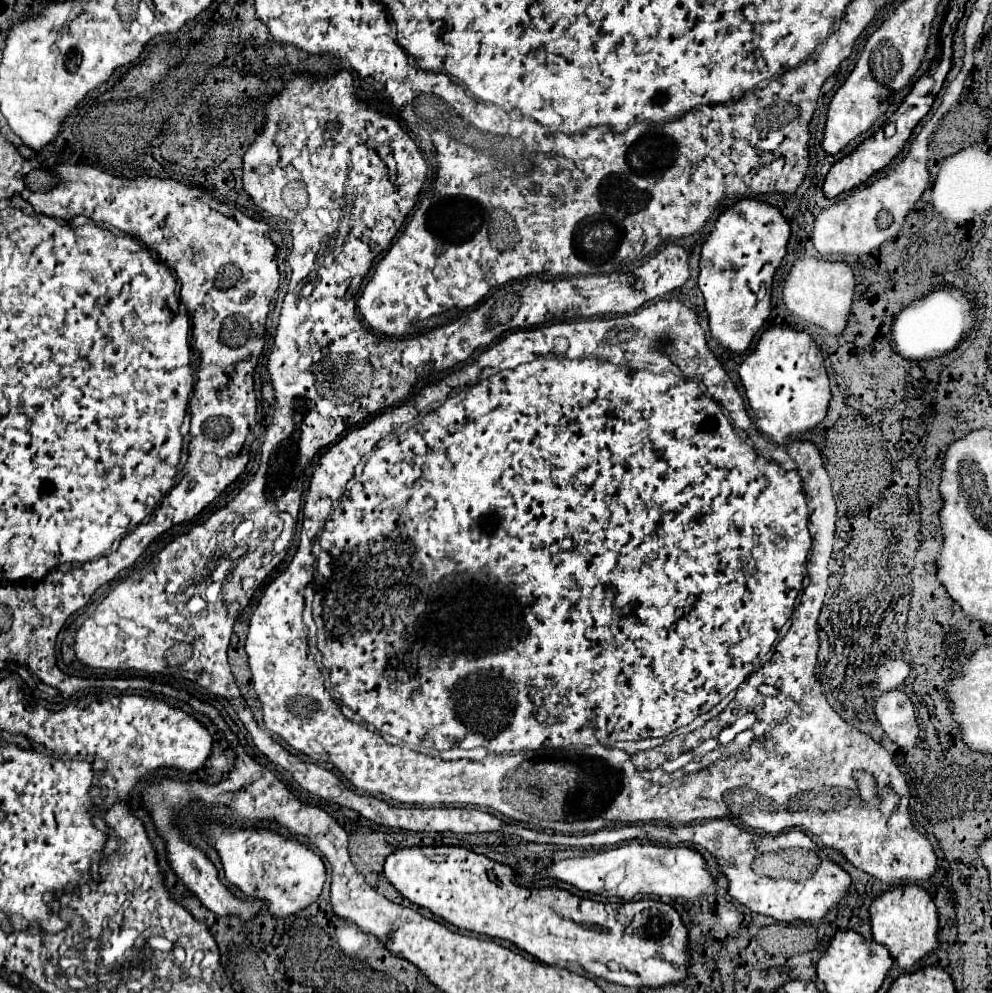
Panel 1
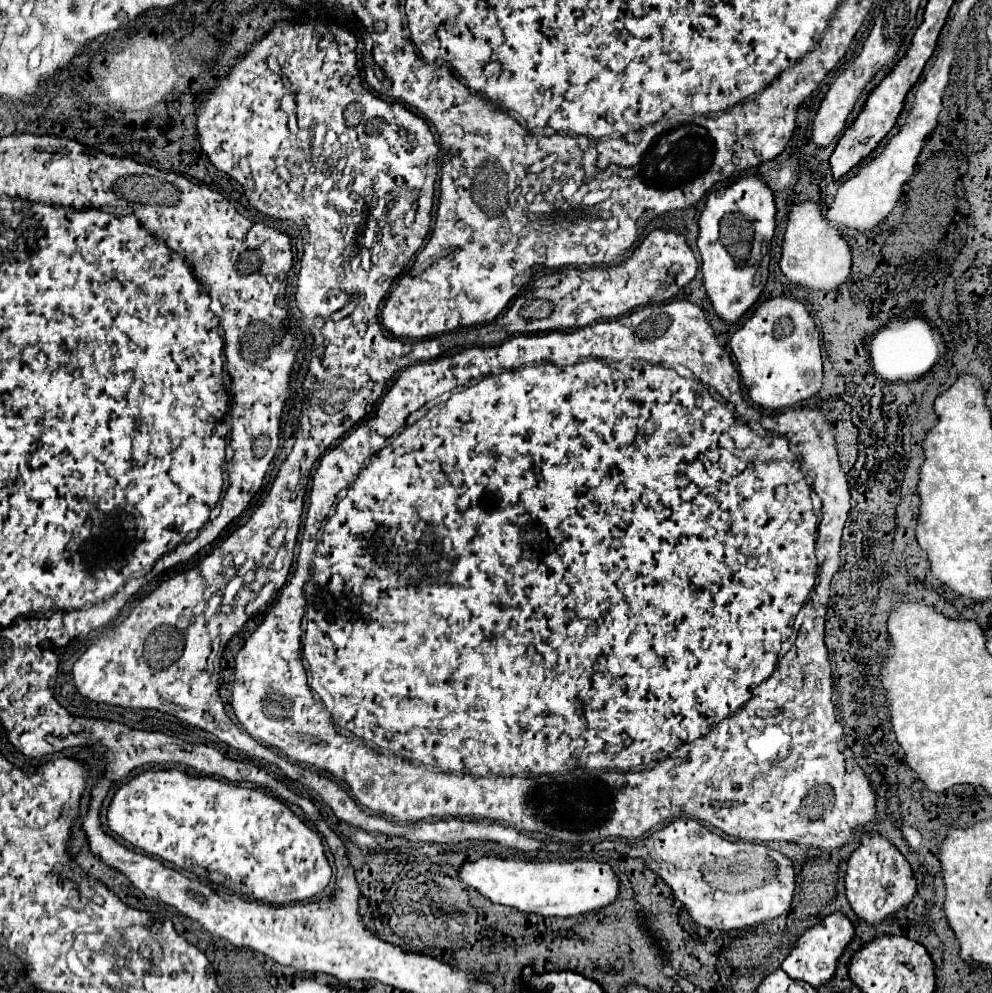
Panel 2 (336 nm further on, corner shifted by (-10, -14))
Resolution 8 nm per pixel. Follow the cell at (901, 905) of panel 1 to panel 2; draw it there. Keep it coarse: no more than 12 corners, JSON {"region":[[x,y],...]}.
{"region":[[878,834],[848,858],[846,898],[882,924],[916,896],[906,858]]}

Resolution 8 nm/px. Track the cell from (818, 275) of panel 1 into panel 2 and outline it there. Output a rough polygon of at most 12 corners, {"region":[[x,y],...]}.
{"region":[[818,204],[792,206],[780,270],[838,290],[852,276],[844,238]]}

